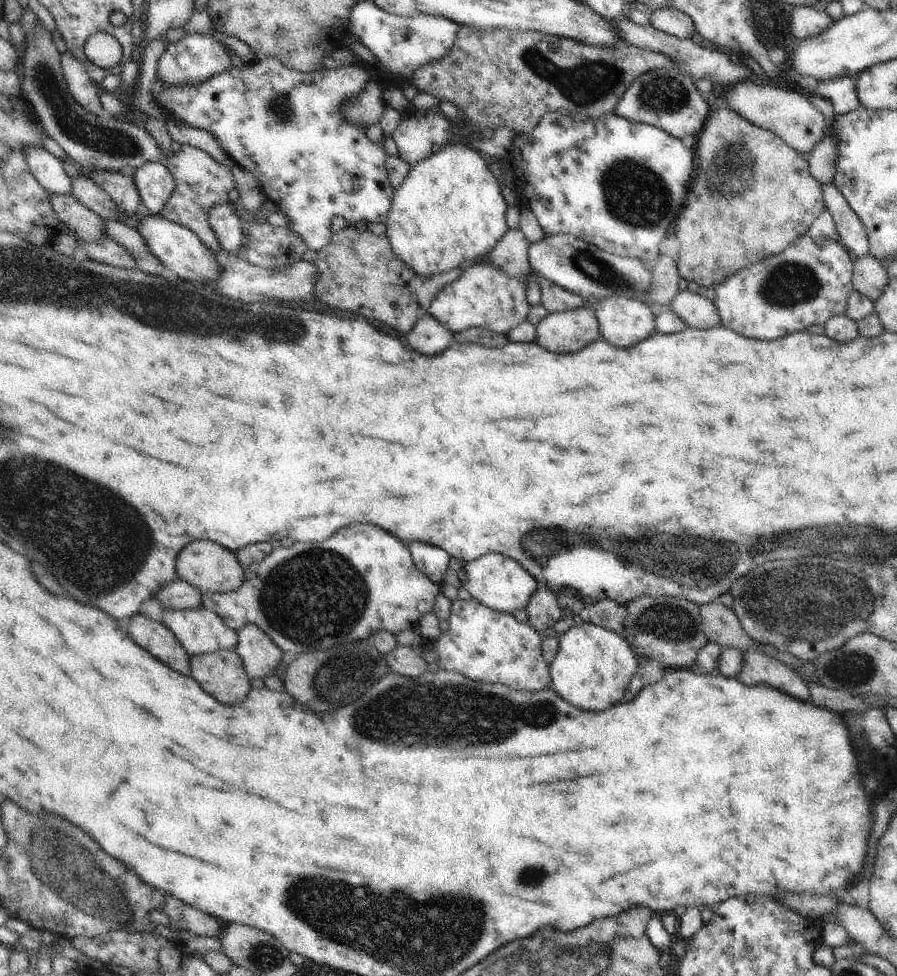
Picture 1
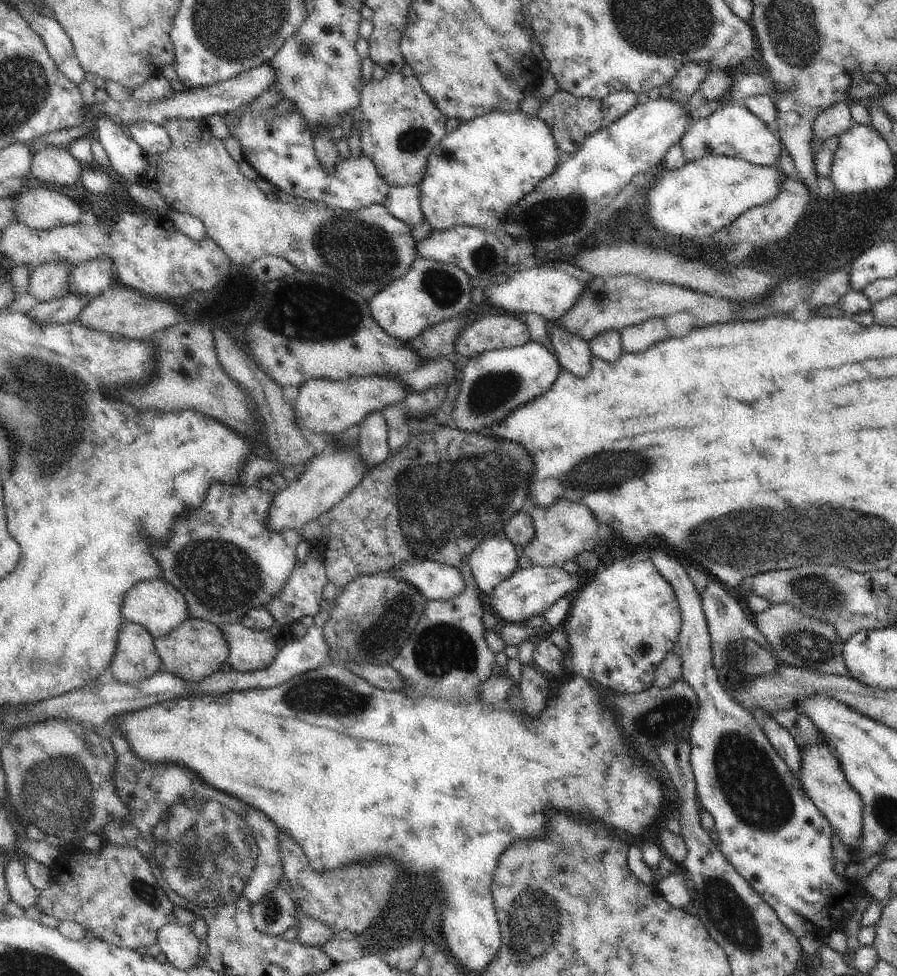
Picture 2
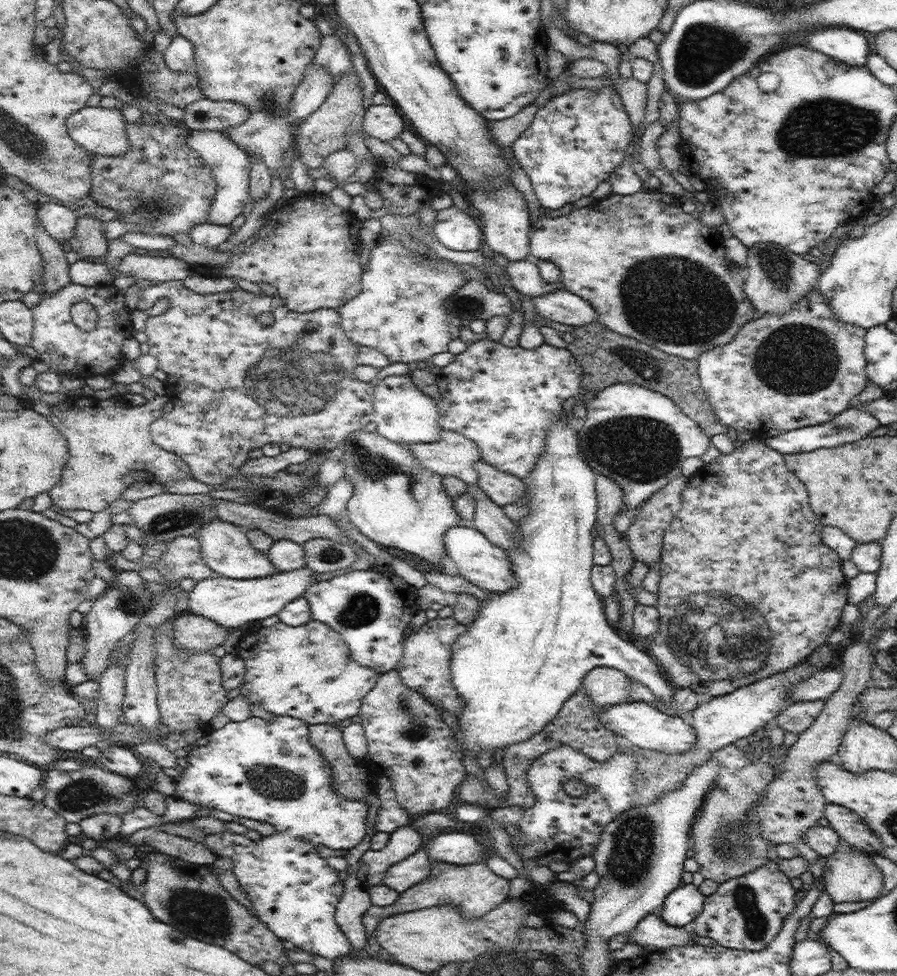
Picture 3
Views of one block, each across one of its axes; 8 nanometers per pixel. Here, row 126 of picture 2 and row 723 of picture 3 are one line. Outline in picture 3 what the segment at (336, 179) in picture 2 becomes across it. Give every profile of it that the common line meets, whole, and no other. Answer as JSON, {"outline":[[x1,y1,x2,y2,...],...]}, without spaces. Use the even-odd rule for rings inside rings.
{"outline":[[251,716,243,722,227,722,223,728,207,732,209,742,205,746,187,750,185,760,189,762,189,766,175,780,173,798,181,798,205,808,217,808,239,818,271,824,275,828,273,836,263,836,257,842,245,838,243,834,233,834,227,830,205,836,201,844,219,858,231,858,231,872,235,874,241,890,247,894,247,900,255,910,253,914,267,926,271,934,293,948,335,960,351,954,353,950,351,942,345,938,345,934,341,934,335,922,335,908,339,898,343,896,345,884,343,880,339,880,337,870,329,868,325,864,325,858,317,856,315,848,327,846,333,850,353,850,357,844,361,844,367,830,365,814,369,804,341,798,331,790,331,766,309,740,307,728,309,726,305,722,289,716,271,716,269,720]]}

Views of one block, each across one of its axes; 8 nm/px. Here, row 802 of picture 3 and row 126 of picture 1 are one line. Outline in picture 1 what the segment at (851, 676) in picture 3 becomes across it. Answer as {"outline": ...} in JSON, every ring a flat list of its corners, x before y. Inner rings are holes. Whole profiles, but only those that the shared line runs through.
{"outline":[[761,82,761,84,735,84,729,88,729,94,723,94,723,100,719,106,725,106,733,112,737,112,741,118,747,122,771,130,777,134,785,144,795,148,799,154,809,154,815,144,825,136,825,120,817,108,807,100,807,96,799,94,799,90,785,90,777,88,771,82]]}

